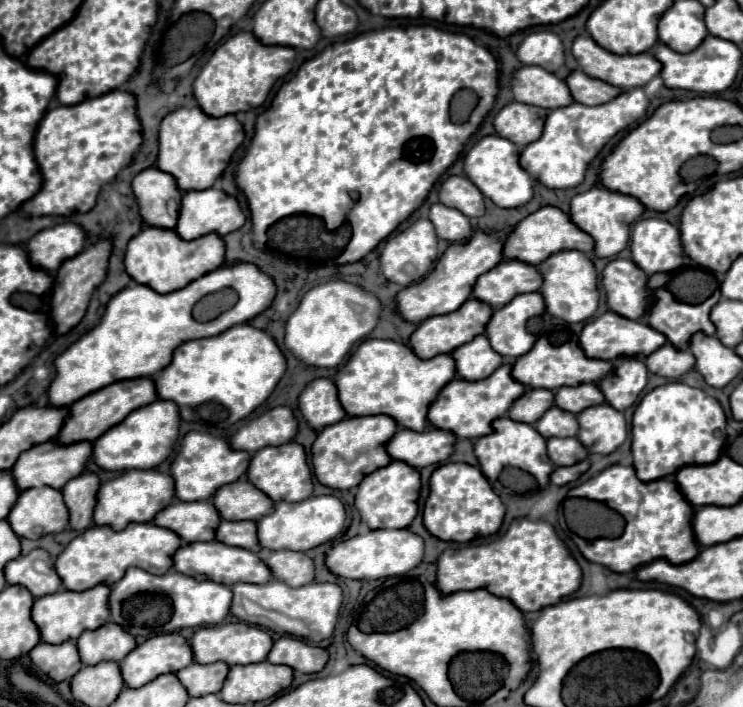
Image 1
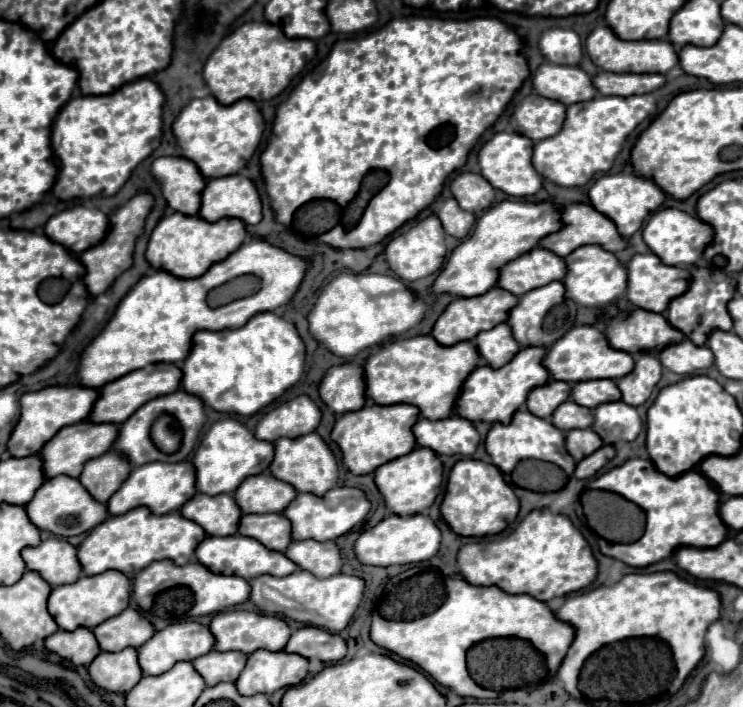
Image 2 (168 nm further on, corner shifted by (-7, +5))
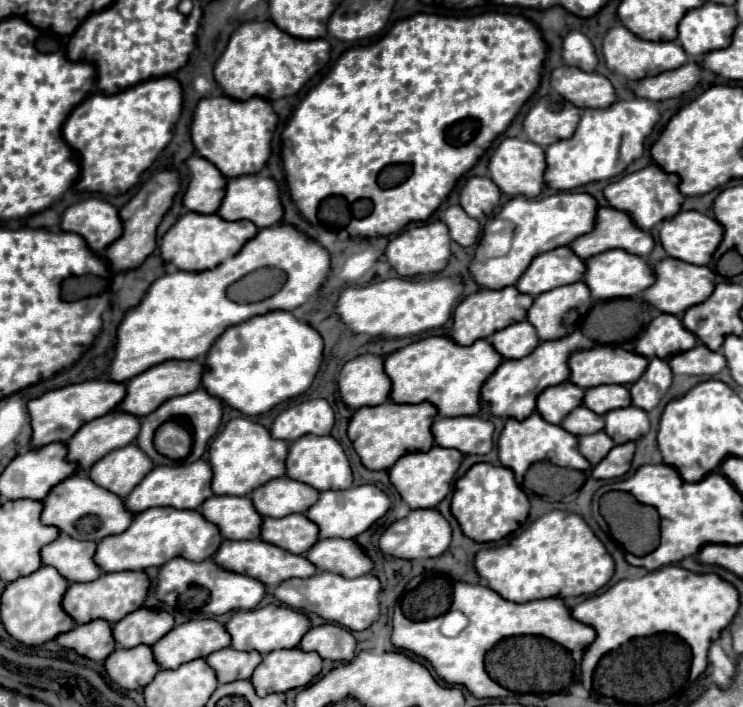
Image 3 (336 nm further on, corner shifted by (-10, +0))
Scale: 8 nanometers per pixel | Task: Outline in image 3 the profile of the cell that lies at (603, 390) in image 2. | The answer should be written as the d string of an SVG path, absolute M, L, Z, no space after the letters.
M597 385L587 389L583 405L595 411L597 415L605 415L607 411L629 407L631 405L631 393L625 385Z

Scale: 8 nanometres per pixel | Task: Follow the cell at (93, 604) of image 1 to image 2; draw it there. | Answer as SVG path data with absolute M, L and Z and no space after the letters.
M108 570L108 574L98 574L96 578L82 576L72 584L56 586L48 598L48 612L56 620L60 630L72 632L80 626L96 628L104 620L118 616L124 608L128 608L130 600L130 580L124 574L116 574L116 570Z

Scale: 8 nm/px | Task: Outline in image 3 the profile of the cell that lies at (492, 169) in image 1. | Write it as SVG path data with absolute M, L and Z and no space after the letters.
M505 139L491 155L489 161L489 177L497 183L497 187L509 195L509 197L517 197L523 195L527 199L533 199L541 193L543 187L543 173L545 173L545 151L543 147L539 147L537 143L531 143L529 139Z

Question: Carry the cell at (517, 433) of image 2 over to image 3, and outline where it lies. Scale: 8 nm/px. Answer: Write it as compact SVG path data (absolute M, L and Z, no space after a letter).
M537 411L533 415L529 415L523 421L517 419L507 419L505 429L499 437L499 459L505 467L515 471L515 479L517 483L521 483L525 471L529 469L529 465L537 463L537 461L545 461L549 459L551 463L559 465L559 467L571 467L571 469L579 469L579 471L591 471L591 463L579 453L579 439L575 435L571 435L569 431L565 431L561 425L551 425L547 423Z

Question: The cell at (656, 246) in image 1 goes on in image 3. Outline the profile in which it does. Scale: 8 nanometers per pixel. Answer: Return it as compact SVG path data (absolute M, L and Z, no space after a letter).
M681 211L661 223L659 239L669 257L707 265L723 239L723 225L699 211Z

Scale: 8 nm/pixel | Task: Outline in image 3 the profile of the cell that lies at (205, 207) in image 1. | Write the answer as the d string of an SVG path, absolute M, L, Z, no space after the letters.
M263 175L229 179L225 199L217 213L227 221L247 219L259 229L271 227L283 219L279 185L275 179Z

